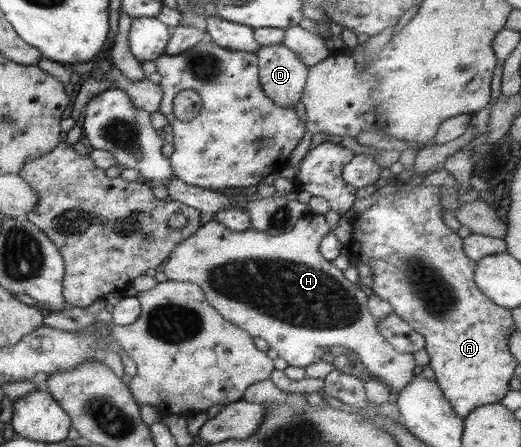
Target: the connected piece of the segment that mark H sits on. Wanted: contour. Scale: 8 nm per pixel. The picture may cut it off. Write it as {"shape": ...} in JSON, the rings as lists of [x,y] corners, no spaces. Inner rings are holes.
{"shape":[[[308,213],[302,216],[300,221],[296,222],[296,224],[292,226],[292,229],[288,230],[286,233],[278,235],[270,235],[264,232],[254,231],[252,228],[248,228],[244,231],[230,231],[230,229],[226,229],[222,223],[210,221],[202,224],[194,232],[194,235],[190,235],[190,237],[182,240],[182,243],[174,247],[159,269],[164,276],[166,276],[166,280],[196,284],[202,290],[205,300],[228,323],[242,328],[252,339],[253,337],[260,337],[260,339],[264,339],[269,348],[274,349],[277,353],[277,357],[284,359],[288,366],[302,368],[308,367],[308,365],[321,360],[321,356],[326,347],[330,348],[332,345],[340,345],[340,347],[345,347],[348,352],[353,352],[353,354],[359,358],[364,367],[372,373],[373,378],[377,378],[382,381],[382,383],[386,384],[389,388],[400,391],[406,383],[415,377],[415,375],[412,374],[412,369],[414,369],[415,366],[412,354],[394,351],[394,347],[392,347],[390,343],[388,343],[386,339],[384,339],[382,335],[376,331],[375,319],[372,317],[368,307],[366,306],[366,300],[368,300],[366,294],[364,294],[364,292],[358,288],[356,284],[350,283],[350,281],[346,280],[342,276],[342,271],[335,269],[329,262],[323,259],[324,257],[322,257],[322,255],[320,255],[318,246],[320,245],[320,240],[327,234],[328,231],[328,224],[324,220],[324,216],[314,213]]]}

